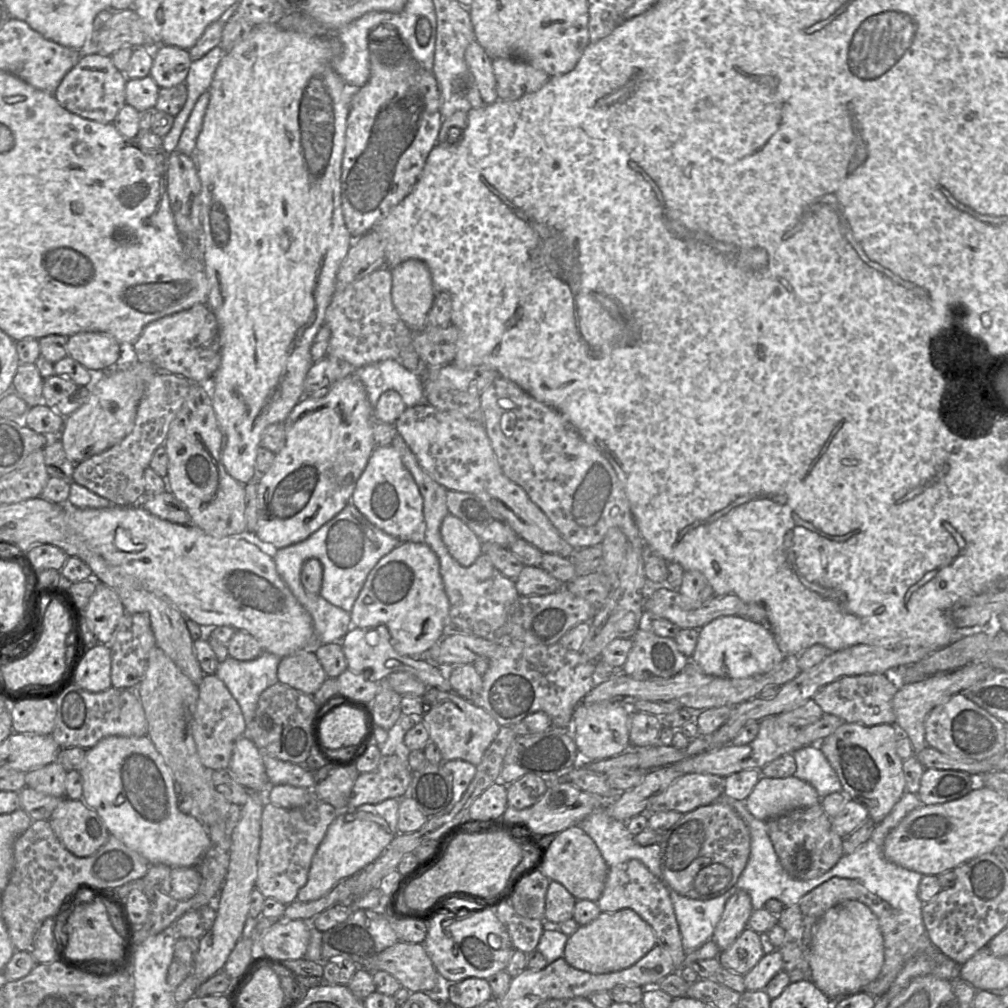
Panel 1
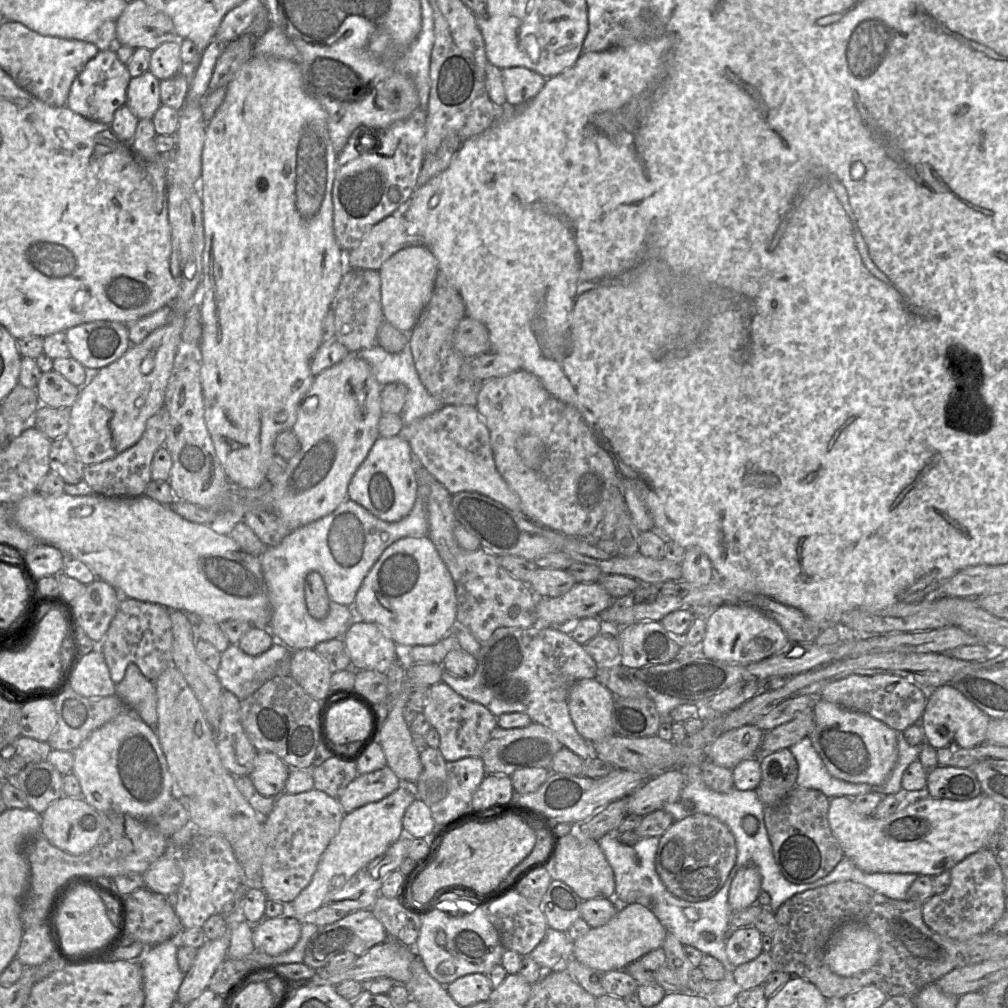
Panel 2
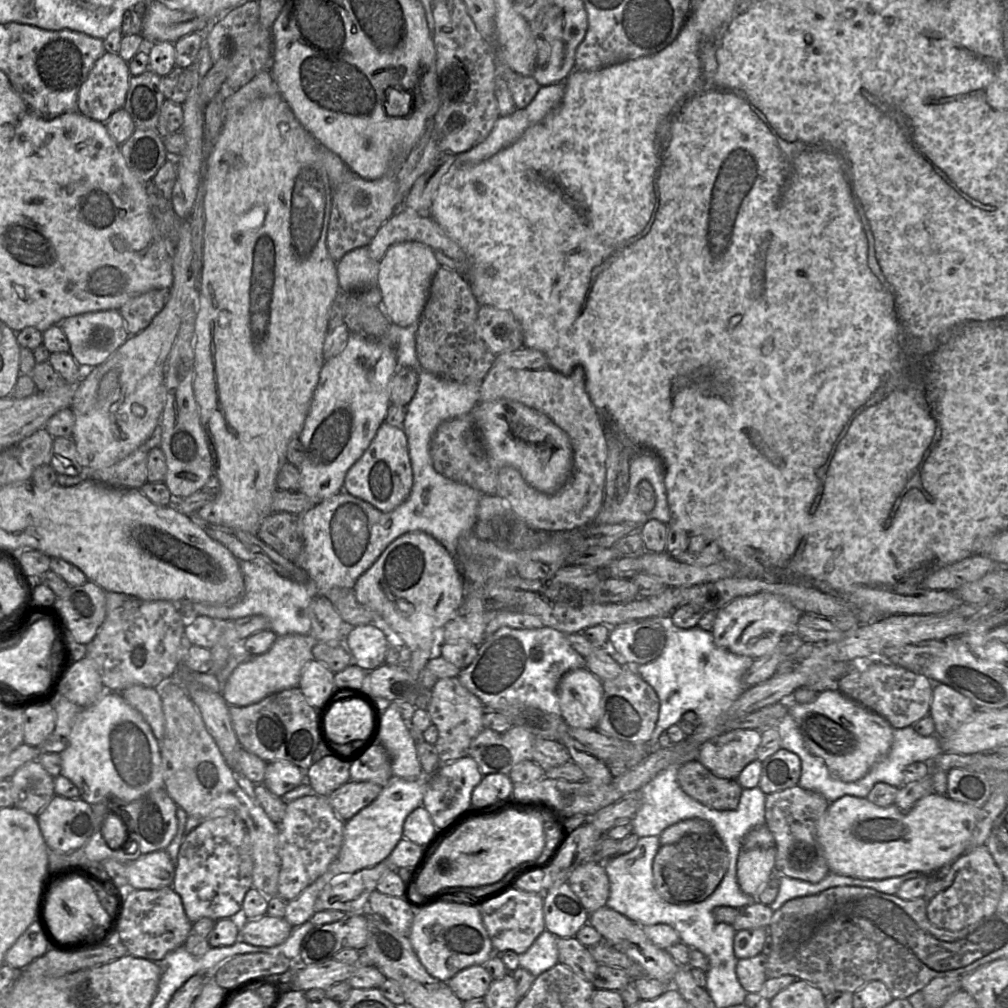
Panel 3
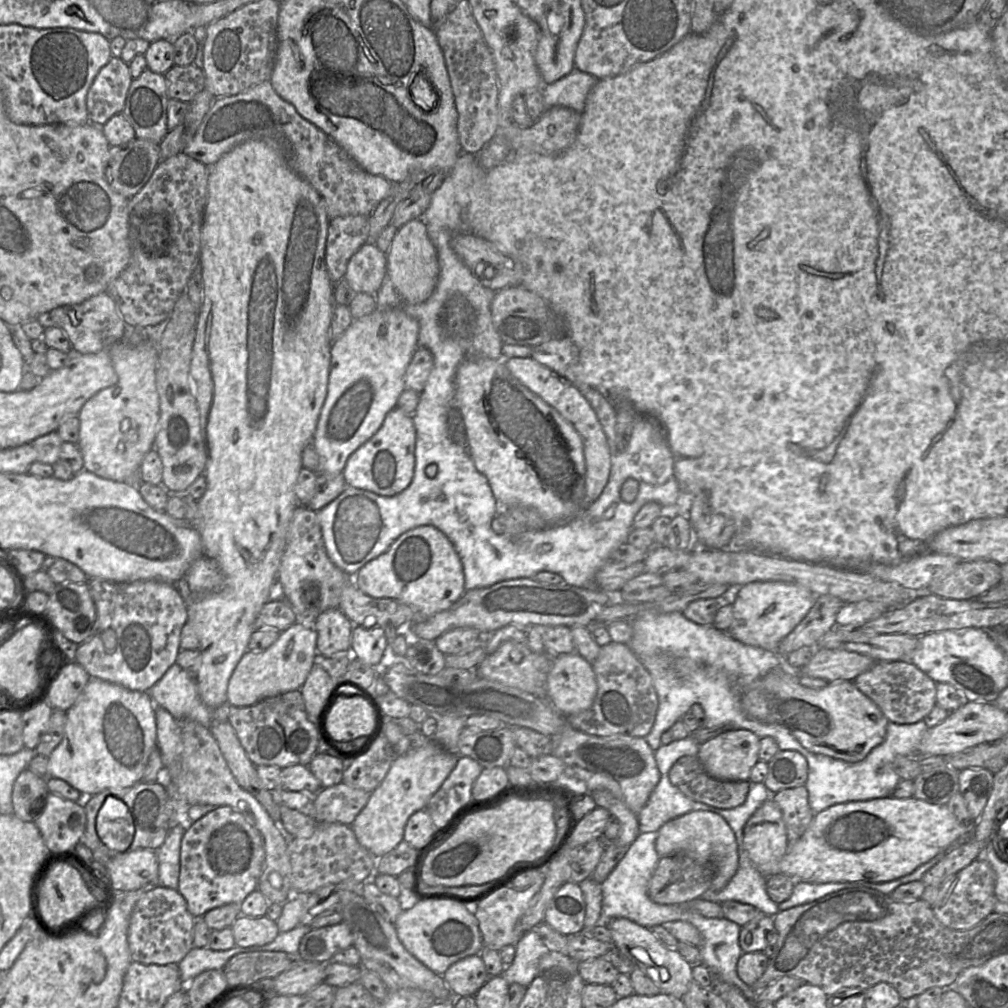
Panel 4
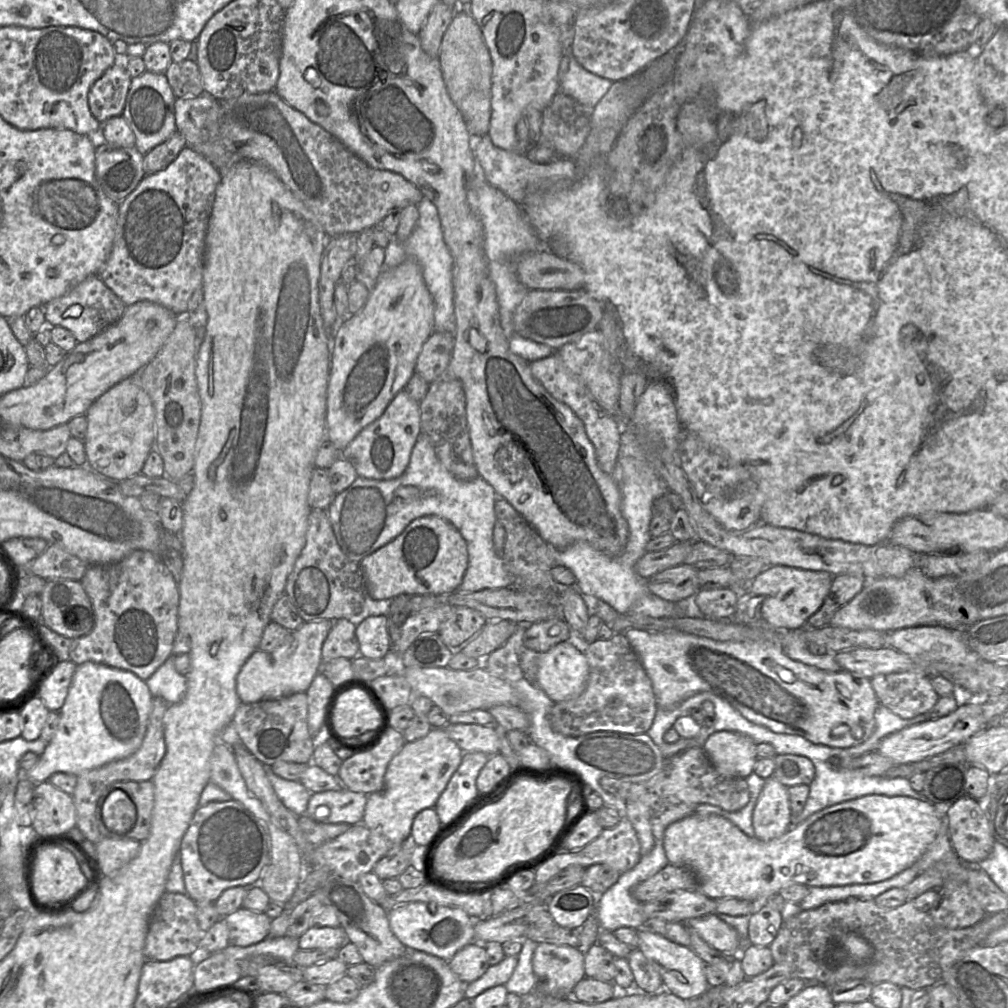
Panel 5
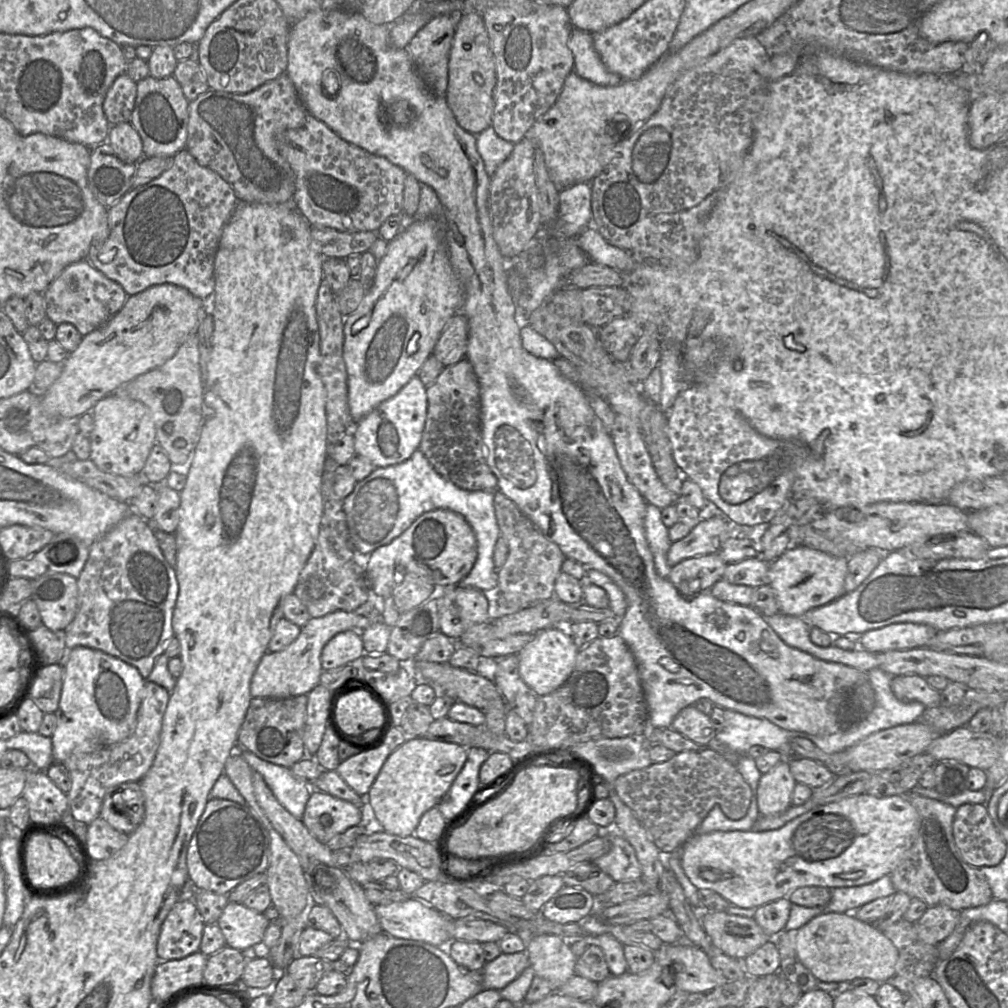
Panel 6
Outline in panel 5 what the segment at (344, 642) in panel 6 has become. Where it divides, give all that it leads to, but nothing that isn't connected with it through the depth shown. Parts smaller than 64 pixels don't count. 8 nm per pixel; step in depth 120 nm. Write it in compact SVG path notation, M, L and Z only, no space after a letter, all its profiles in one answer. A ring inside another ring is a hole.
M345 618L332 621L333 625L322 646L322 660L353 660L359 655L356 624Z

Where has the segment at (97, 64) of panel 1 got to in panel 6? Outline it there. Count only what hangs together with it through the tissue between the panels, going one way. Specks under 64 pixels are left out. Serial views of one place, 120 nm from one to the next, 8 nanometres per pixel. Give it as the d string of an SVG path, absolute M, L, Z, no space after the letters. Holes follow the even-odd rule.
M127 73L115 79L103 102L104 114L111 125L130 122L136 93L137 84Z

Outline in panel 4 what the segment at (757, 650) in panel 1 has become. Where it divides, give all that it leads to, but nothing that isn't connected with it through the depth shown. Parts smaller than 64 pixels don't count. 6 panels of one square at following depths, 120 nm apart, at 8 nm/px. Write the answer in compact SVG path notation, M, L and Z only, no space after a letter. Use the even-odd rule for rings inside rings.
M756 581L740 586L733 603L733 622L728 634L735 640L750 646L776 651L780 642L786 638L803 620L814 605L816 596L806 587L787 582Z

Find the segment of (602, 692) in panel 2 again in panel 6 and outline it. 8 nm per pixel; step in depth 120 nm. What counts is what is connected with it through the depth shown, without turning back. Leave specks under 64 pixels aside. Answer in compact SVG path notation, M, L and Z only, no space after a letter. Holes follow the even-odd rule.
M551 627L535 634L532 641L518 653L522 680L538 696L544 696L562 686L571 675L579 648L565 627Z

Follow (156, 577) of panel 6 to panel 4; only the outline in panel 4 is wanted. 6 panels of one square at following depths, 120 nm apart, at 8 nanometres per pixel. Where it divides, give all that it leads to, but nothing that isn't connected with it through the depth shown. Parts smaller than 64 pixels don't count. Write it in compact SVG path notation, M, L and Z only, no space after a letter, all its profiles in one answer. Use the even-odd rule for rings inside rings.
M88 578L90 596L96 609L94 633L78 645L75 662L90 676L120 685L132 691L148 692L166 671L176 663L180 652L180 635L188 620L186 603L174 584L157 580L139 580L115 583L102 579Z

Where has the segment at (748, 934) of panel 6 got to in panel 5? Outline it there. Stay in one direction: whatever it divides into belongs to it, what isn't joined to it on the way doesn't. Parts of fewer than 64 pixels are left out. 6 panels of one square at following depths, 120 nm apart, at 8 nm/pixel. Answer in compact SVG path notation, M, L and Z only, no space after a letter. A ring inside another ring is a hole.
M716 913L696 917L686 922L711 947L735 954L740 951L740 938L734 927L723 921Z

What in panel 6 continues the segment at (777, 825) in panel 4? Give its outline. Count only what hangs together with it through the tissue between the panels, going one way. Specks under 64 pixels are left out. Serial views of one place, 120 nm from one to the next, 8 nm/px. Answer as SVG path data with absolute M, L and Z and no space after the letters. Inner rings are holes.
M782 759L765 774L757 787L758 810L761 816L785 812L792 805L792 794L797 781L791 774L787 759Z

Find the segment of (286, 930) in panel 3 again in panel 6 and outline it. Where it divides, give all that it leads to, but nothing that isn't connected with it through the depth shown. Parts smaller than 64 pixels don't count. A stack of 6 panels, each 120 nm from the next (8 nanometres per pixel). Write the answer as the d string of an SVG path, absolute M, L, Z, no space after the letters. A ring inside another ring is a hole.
M232 901L227 903L217 921L226 946L244 952L246 959L253 957L253 950L261 947L269 923L263 913Z

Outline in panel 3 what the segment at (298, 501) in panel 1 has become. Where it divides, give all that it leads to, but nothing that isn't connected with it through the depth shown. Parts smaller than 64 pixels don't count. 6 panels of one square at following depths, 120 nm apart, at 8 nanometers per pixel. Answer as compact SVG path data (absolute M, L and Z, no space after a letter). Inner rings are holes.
M350 333L345 348L324 362L303 429L298 436L304 451L303 461L298 467L298 491L308 496L315 505L344 489L348 470L363 455L385 421L390 405L389 382L397 369L395 351L379 339L363 333Z

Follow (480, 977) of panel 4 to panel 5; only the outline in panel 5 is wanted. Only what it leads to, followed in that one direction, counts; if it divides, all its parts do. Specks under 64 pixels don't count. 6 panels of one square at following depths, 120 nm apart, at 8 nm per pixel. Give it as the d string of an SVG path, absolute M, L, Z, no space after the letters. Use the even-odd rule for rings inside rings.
M477 941L457 951L448 963L454 974L465 984L480 978L490 966L484 945Z

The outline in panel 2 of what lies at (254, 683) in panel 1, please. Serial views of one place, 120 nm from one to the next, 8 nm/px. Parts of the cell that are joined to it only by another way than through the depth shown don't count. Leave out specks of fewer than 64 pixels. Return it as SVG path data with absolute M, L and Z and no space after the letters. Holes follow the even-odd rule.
M275 638L271 647L257 656L247 655L237 645L230 644L220 653L215 674L222 688L242 701L273 678L272 668L287 659L290 652Z

